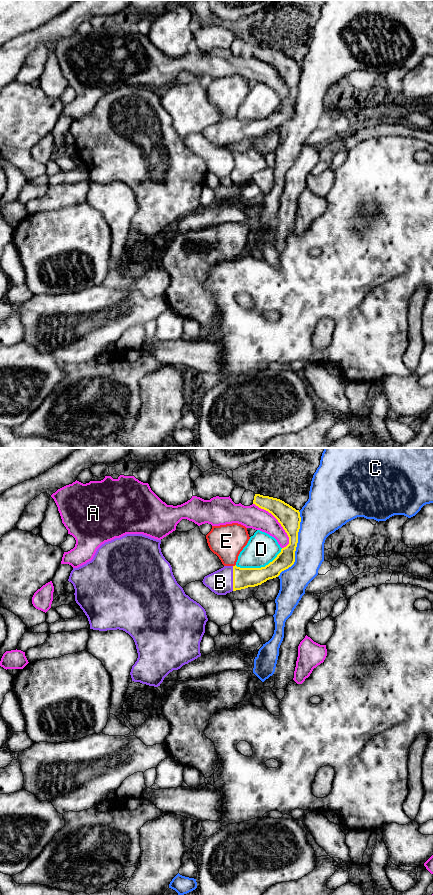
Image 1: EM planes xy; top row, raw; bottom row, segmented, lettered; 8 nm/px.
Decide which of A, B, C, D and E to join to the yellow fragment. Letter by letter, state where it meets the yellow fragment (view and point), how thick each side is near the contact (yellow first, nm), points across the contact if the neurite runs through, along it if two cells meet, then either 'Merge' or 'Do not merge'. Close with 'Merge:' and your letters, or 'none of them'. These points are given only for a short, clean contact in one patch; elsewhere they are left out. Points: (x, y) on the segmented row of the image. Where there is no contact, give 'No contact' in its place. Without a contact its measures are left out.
A: Touches yellow at xy (278, 521). Thickness 170 nm (yellow) against 180 nm. Do not merge
B: Touches yellow at xy (233, 578). Thickness 160 nm (yellow) against 200 nm. Merge
C: Touches yellow at xy (296, 545). Thickness 170 nm (yellow) against 280 nm. Do not merge
D: Touches yellow at xy (259, 568). Thickness 160 nm (yellow) against 260 nm. Do not merge
E: Touches yellow at xy (235, 565). Thickness 160 nm (yellow) against 280 nm. Do not merge
Merge: B

